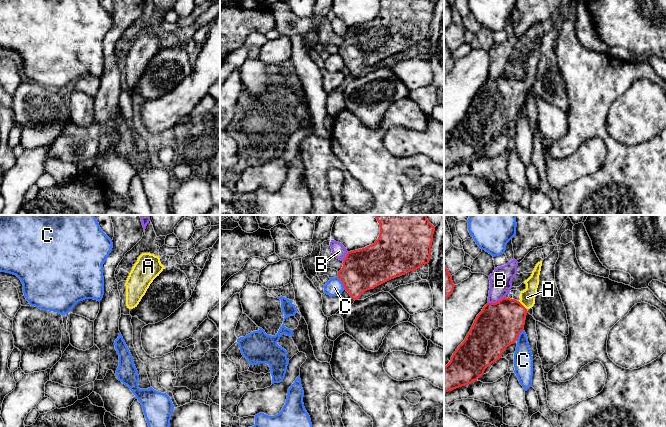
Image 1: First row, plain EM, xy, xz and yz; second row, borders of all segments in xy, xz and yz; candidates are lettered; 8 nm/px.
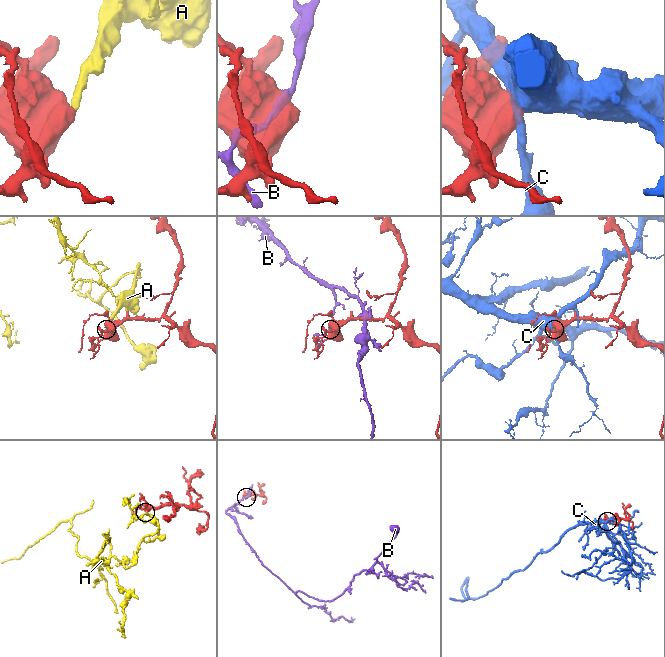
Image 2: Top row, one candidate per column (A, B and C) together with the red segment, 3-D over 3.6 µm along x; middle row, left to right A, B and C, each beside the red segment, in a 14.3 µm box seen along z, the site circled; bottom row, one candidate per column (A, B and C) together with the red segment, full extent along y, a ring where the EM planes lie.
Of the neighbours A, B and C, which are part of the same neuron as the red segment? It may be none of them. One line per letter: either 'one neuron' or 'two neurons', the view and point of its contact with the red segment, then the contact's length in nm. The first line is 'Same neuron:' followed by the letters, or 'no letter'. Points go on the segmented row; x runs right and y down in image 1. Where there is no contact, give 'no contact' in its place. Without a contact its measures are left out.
Same neuron: A
A: one neuron | yz (522, 305) | 100 nm
B: two neurons | yz (496, 302) | 150 nm
C: two neurons | xz (342, 282) | 120 nm

